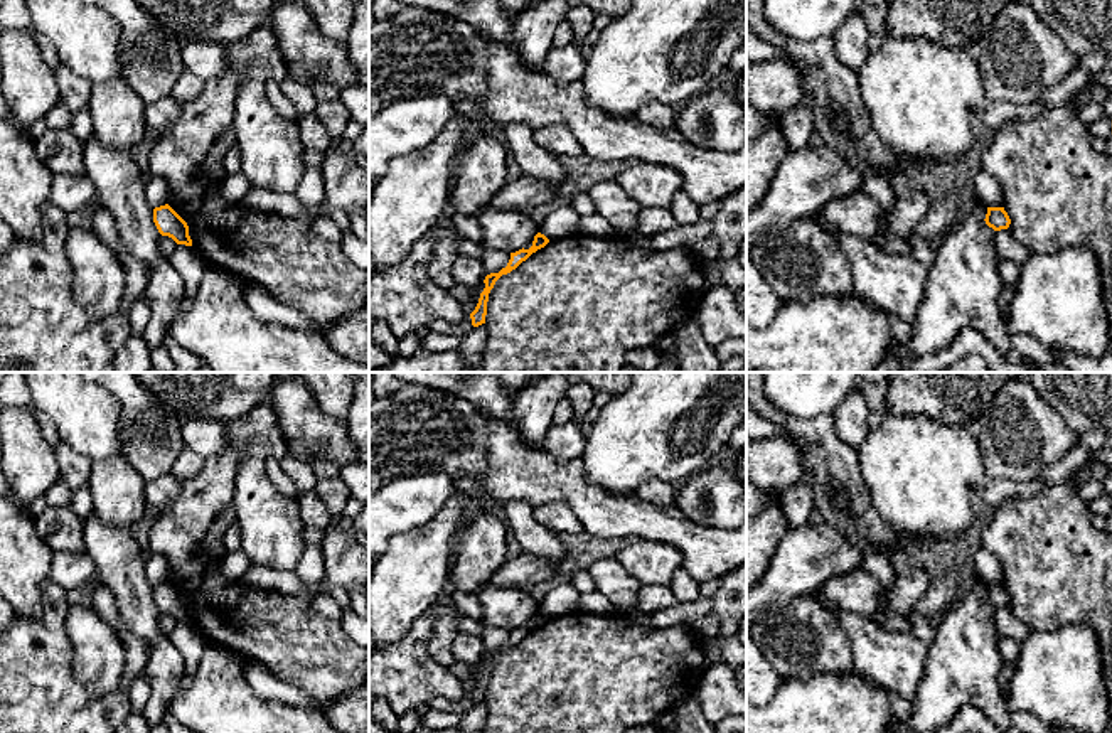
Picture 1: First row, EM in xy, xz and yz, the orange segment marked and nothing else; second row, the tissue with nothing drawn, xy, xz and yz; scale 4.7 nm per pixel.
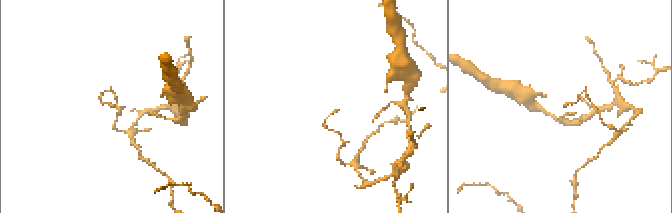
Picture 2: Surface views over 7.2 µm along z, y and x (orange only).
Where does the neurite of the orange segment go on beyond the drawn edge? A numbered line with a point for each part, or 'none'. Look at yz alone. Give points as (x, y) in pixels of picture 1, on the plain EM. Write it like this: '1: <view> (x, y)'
1: yz (988, 567)

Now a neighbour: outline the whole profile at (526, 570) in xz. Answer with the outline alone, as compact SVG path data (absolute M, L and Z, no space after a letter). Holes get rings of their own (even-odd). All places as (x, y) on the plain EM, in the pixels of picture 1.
M522 553L507 559L489 580L487 586L519 588L529 591L536 583L553 578L563 564L546 561L541 556Z

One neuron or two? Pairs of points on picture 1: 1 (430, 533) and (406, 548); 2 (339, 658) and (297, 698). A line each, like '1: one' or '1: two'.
1: one
2: two

